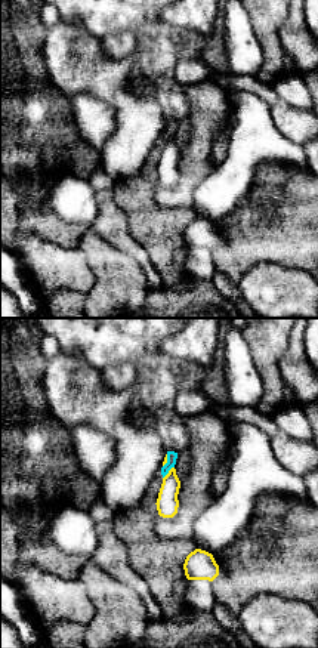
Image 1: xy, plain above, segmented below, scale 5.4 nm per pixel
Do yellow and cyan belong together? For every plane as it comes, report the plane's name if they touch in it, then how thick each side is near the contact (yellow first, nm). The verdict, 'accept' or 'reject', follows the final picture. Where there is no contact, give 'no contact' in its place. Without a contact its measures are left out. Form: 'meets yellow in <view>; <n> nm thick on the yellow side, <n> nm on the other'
meets yellow in xy; 120 nm thick on the yellow side, 60 nm on the other

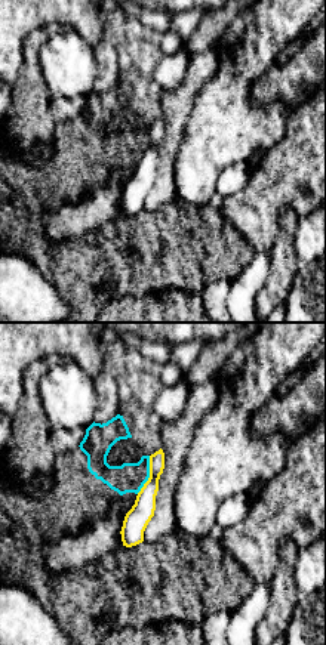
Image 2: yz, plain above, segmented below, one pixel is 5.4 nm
meets yellow in yz; 120 nm thick on the yellow side, 160 nm on the other

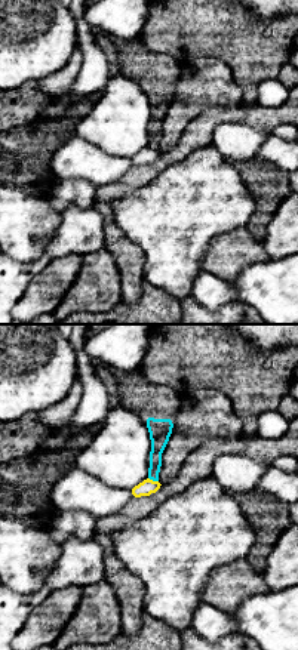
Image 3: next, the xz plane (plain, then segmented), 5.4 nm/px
meets yellow in xz; 80 nm thick on the yellow side, 110 nm on the other

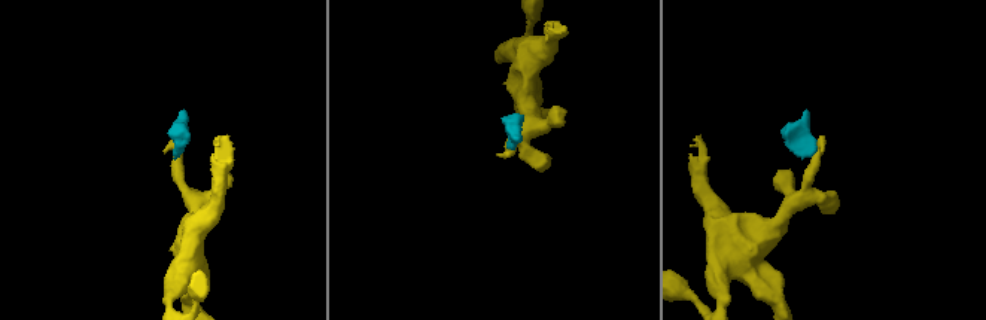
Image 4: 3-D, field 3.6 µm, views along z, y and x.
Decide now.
reject

